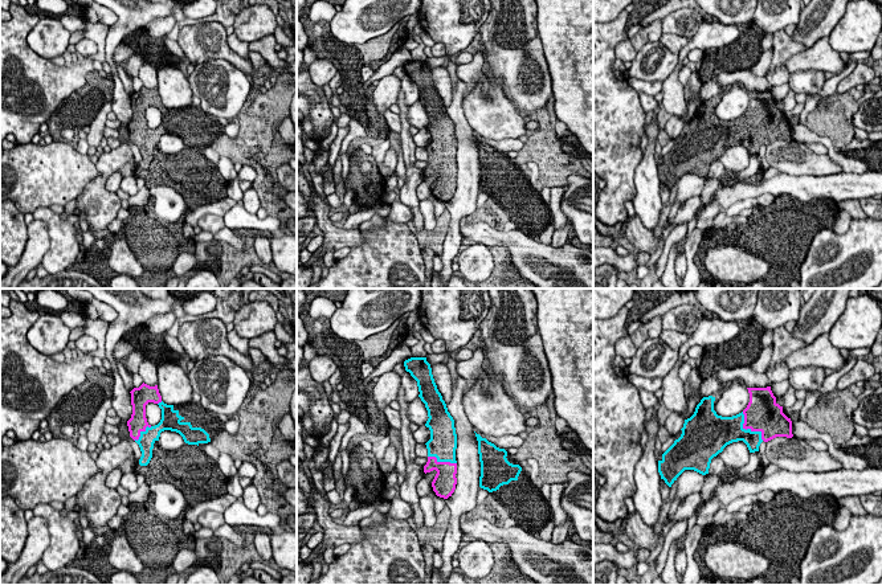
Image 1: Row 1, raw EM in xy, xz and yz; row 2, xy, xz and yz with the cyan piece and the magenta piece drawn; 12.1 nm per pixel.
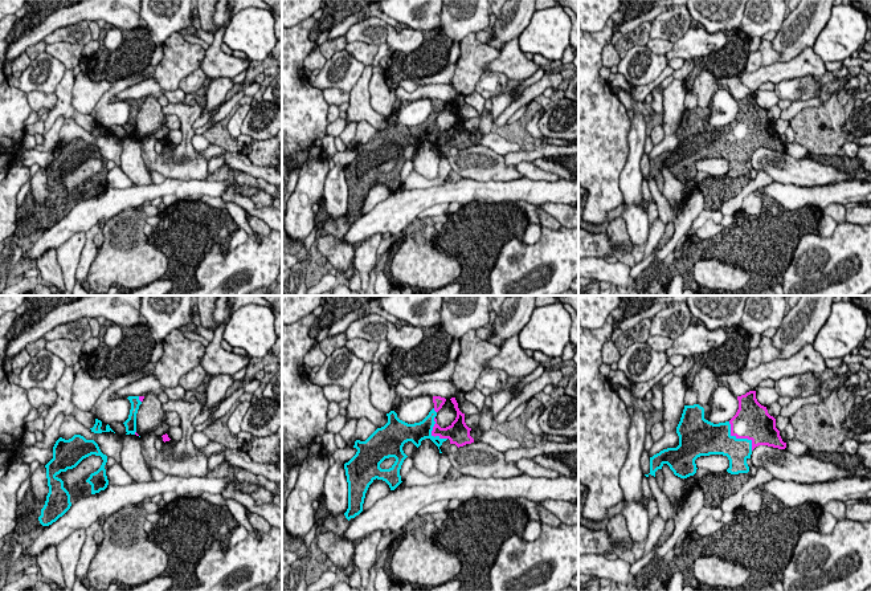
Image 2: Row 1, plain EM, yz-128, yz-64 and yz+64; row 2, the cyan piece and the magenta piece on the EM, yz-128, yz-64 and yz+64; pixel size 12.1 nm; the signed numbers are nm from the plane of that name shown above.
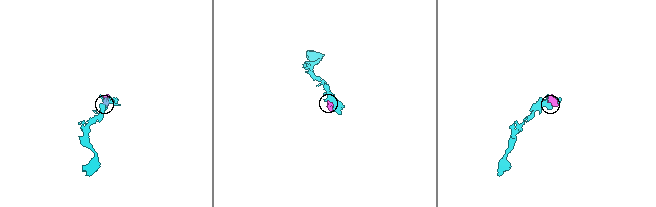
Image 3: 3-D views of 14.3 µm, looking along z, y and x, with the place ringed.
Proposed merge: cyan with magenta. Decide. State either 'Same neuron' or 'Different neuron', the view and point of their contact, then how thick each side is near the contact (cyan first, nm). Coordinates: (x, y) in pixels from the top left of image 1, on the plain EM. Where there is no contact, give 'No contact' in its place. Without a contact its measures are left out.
Same neuron. Touches cyan at yz (748, 133). Thickness 320 nm (cyan) against 420 nm

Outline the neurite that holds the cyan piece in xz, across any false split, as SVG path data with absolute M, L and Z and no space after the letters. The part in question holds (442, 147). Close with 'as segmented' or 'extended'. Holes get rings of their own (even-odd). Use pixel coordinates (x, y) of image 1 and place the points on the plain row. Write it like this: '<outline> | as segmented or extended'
M411 61L404 65L405 74L417 85L418 101L428 114L425 130L430 134L430 143L425 147L428 165L424 176L437 175L432 191L437 200L448 202L457 188L457 138L454 123L434 86L426 61Z | extended

